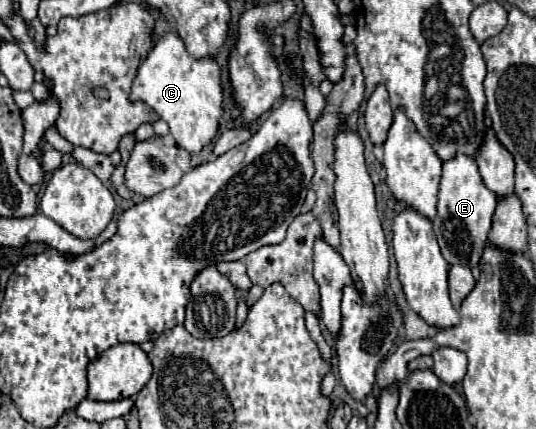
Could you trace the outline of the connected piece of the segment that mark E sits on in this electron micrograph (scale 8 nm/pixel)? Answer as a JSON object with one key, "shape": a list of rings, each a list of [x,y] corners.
{"shape":[[[458,153],[456,159],[442,163],[438,217],[434,219],[434,233],[442,249],[442,257],[450,265],[454,263],[466,267],[478,265],[488,239],[494,209],[496,209],[496,195],[484,187],[482,177],[478,173],[478,165],[472,157]]]}

